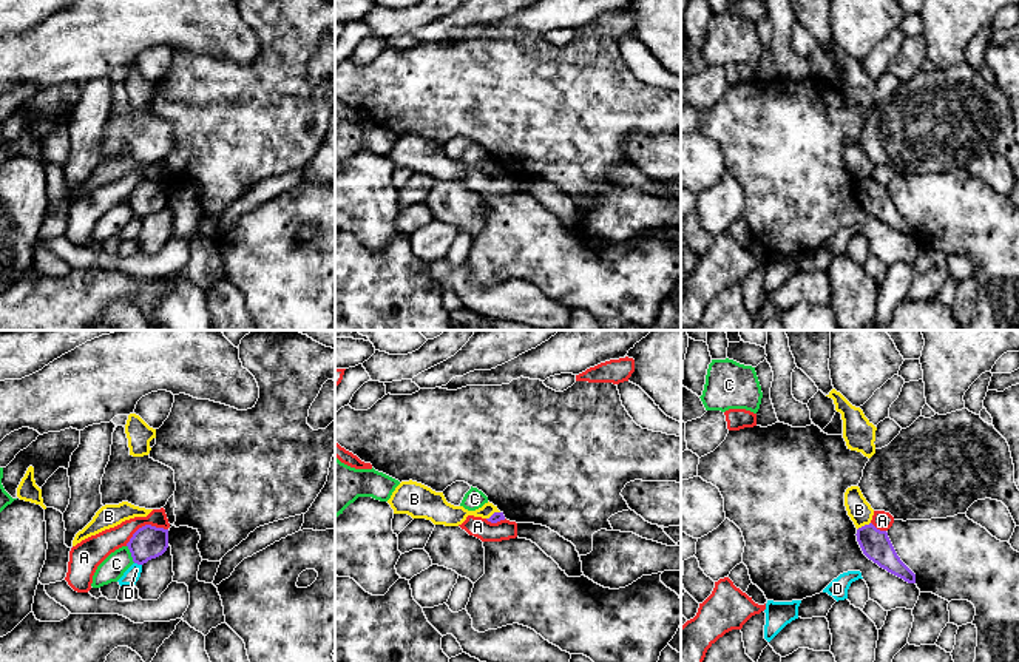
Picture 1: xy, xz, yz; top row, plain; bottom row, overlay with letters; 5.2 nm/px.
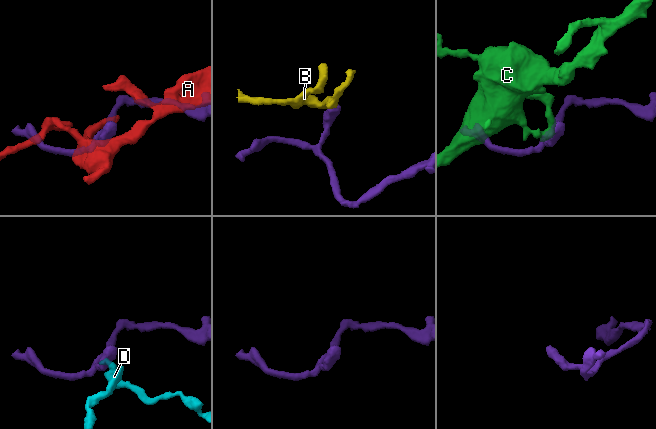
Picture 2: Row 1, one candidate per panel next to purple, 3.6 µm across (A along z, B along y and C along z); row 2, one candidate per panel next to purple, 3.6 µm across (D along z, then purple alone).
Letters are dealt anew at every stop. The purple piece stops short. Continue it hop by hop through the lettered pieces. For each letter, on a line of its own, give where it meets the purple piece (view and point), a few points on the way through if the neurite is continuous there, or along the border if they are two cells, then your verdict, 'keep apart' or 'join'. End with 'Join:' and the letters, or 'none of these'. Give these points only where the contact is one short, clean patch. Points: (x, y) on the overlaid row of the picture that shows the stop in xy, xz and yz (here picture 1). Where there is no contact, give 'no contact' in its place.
A: meets purple in xy at (145, 525); border along xy (167, 528), (144, 525), (125, 545); keep apart
B: meets purple in yz at (865, 525); runs through yz (876, 545), (866, 534), (865, 525), (859, 510); join
C: meets purple in xy at (132, 554); border along xy (127, 545), (135, 562); keep apart
D: meets purple in xy at (138, 564); border along xy (135, 562), (141, 565); keep apart
Join: B

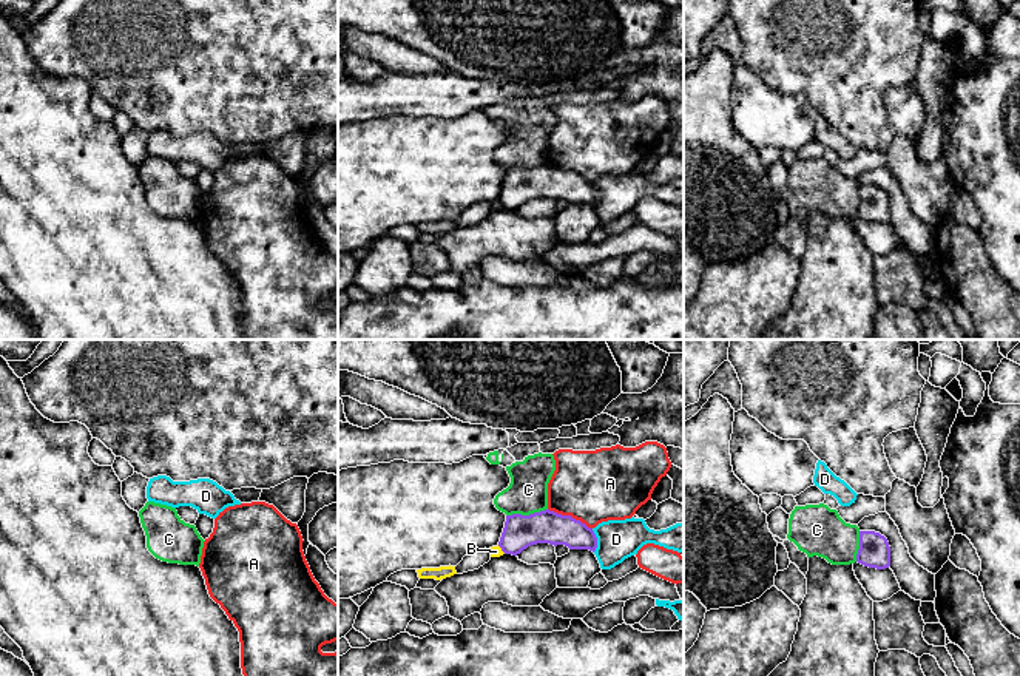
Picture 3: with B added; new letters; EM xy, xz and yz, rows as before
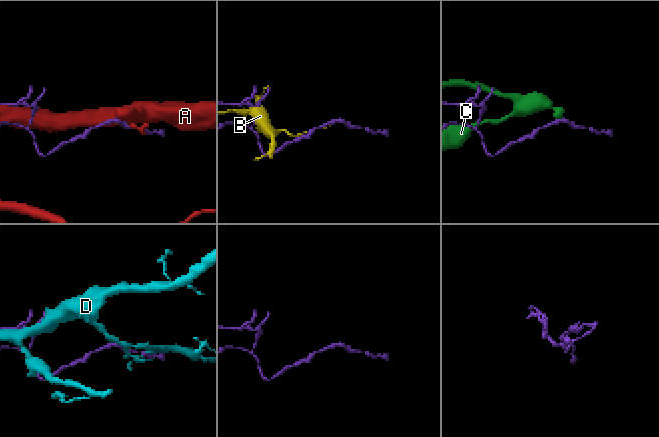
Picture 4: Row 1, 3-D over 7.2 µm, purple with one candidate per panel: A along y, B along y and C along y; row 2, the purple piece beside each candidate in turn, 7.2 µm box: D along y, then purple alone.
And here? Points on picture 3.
A: meets purple in xz at (570, 516); keep apart
B: meets purple in xz at (502, 550); keep apart
C: meets purple in xz at (526, 516); keep apart
D: meets purple in xz at (596, 540); keep apart
Join: none of these

